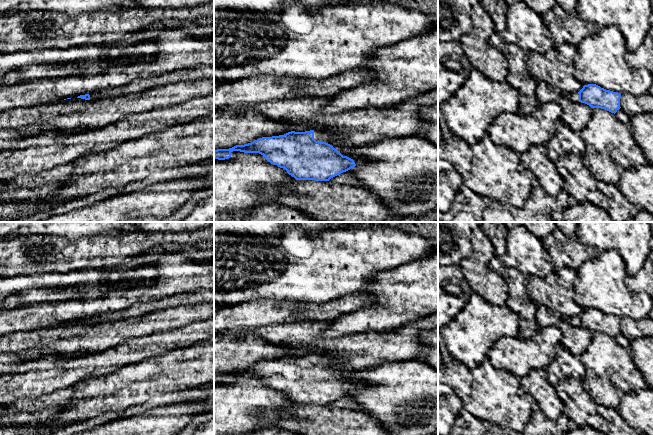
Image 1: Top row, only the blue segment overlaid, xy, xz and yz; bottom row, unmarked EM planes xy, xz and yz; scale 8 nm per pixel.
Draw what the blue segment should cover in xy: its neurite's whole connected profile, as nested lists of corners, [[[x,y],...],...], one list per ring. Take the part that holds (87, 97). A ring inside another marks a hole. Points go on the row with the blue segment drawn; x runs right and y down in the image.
[[[210,65],[203,67],[194,67],[192,69],[176,70],[159,77],[132,81],[123,87],[103,89],[90,94],[80,95],[77,98],[85,100],[97,100],[108,97],[118,97],[121,95],[138,93],[153,87],[158,87],[169,83],[178,83],[181,81],[198,81],[202,79],[214,79],[214,66]]]

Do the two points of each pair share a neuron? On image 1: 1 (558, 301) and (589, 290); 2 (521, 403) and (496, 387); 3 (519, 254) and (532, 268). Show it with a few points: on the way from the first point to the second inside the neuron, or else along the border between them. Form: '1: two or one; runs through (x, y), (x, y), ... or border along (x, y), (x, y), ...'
1: two; border along (572, 283), (573, 299), (583, 309)
2: one; runs through (515, 403), (512, 403), (502, 393)
3: one; runs through (522, 257), (530, 265)

